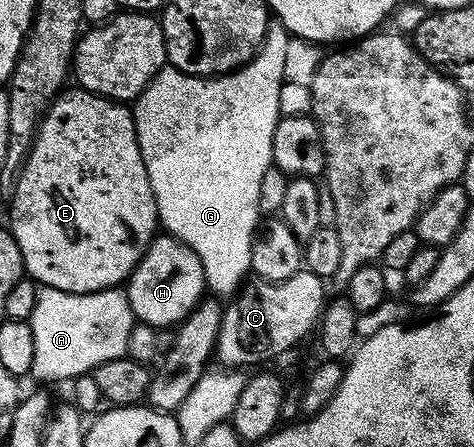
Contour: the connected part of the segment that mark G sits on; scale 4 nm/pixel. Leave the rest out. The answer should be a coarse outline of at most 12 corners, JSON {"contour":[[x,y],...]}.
{"contour":[[292,36],[133,103],[162,230],[215,297],[253,267]]}

